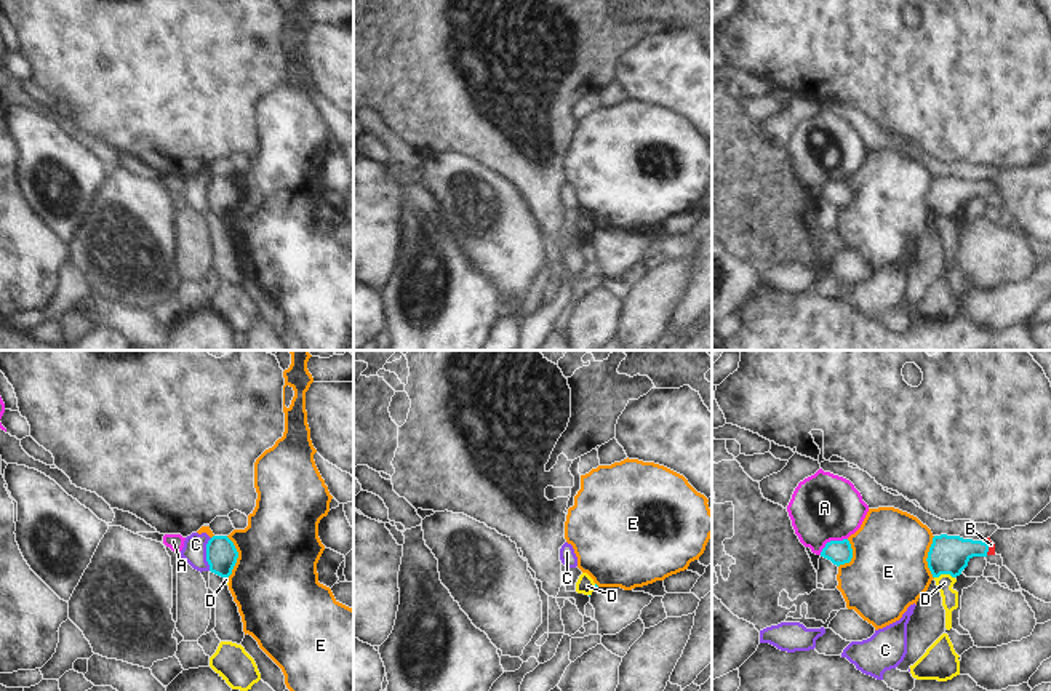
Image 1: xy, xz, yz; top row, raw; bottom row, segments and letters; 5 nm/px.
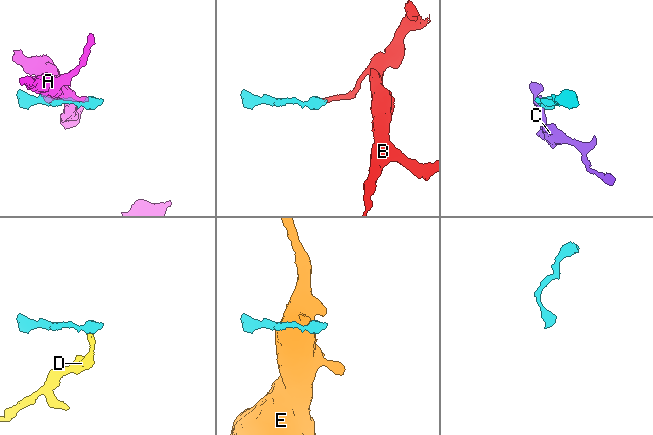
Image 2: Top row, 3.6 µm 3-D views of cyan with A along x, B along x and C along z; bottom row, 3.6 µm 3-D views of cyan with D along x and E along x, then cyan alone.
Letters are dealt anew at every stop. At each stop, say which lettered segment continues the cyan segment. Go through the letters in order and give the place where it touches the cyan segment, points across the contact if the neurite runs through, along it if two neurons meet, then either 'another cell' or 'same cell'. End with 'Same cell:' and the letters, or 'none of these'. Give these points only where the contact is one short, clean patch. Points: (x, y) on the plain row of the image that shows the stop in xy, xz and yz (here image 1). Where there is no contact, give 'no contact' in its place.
A: yz (831, 183) | another cell
B: yz (987, 187) | across yz (947, 195), (987, 187), (991, 186) | same cell
C: xy (207, 195) | along xy (211, 179), (207, 186), (208, 211) | another cell
D: yz (944, 215) | along yz (954, 218), (939, 216), (935, 219) | another cell
E: yz (928, 199) | another cell
Same cell: B

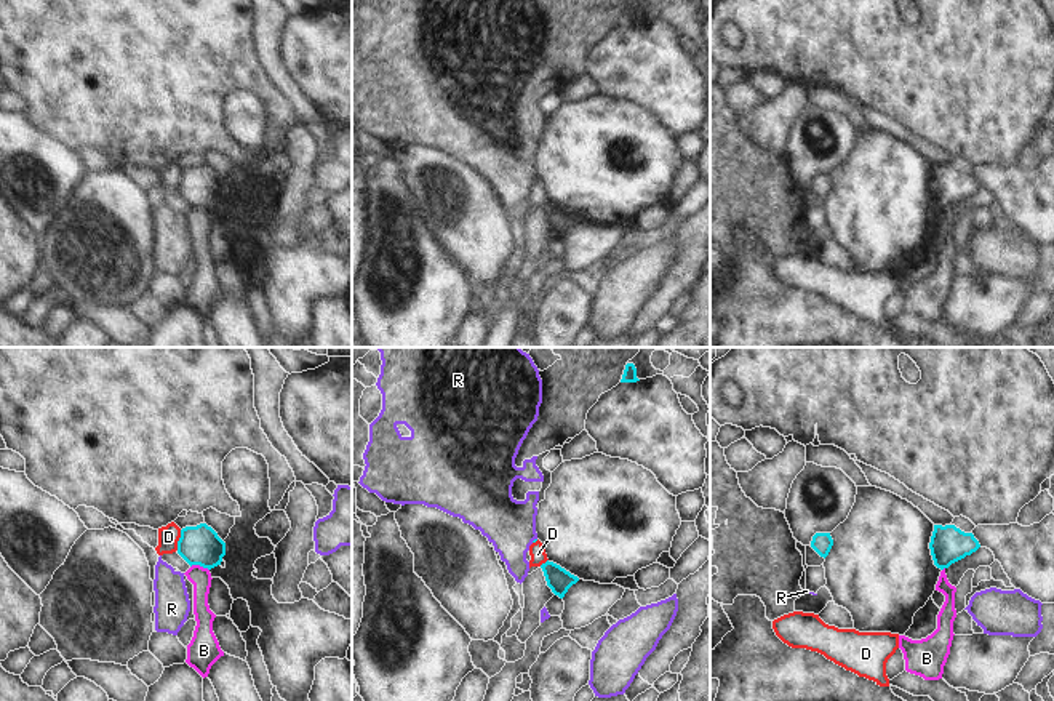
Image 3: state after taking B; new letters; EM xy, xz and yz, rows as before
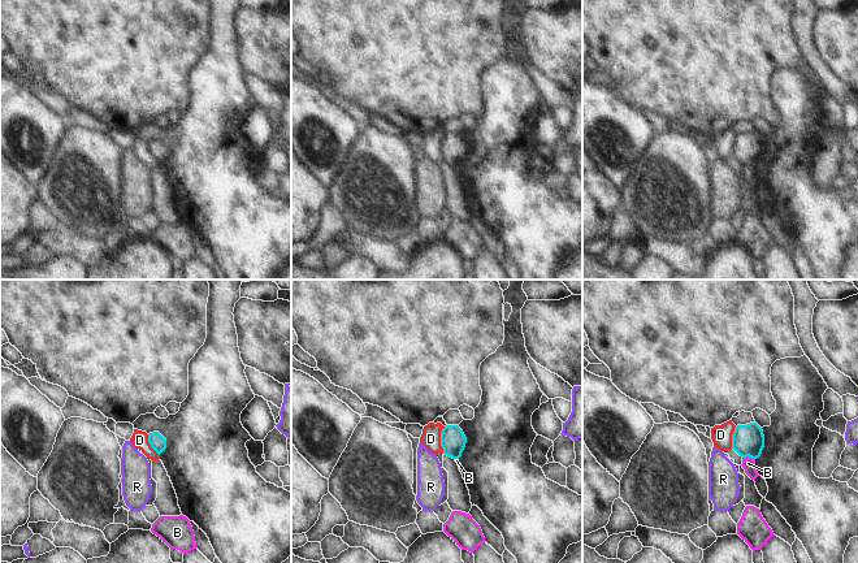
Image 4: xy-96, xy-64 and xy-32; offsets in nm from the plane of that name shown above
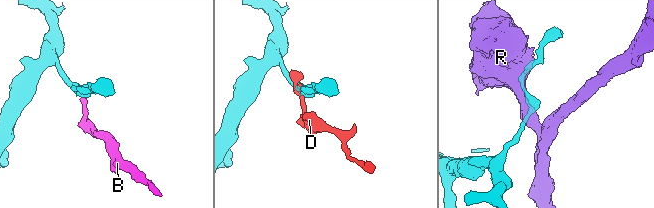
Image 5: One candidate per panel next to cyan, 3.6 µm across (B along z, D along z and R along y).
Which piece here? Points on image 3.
B: xy (200, 207) | along xy (191, 207), (200, 207), (208, 212) | another cell
D: xy (179, 181) | along xy (181, 172), (176, 191) | another cell
R: xz (534, 181) | along xz (536, 180), (531, 183) | another cell
Same cell: none of these

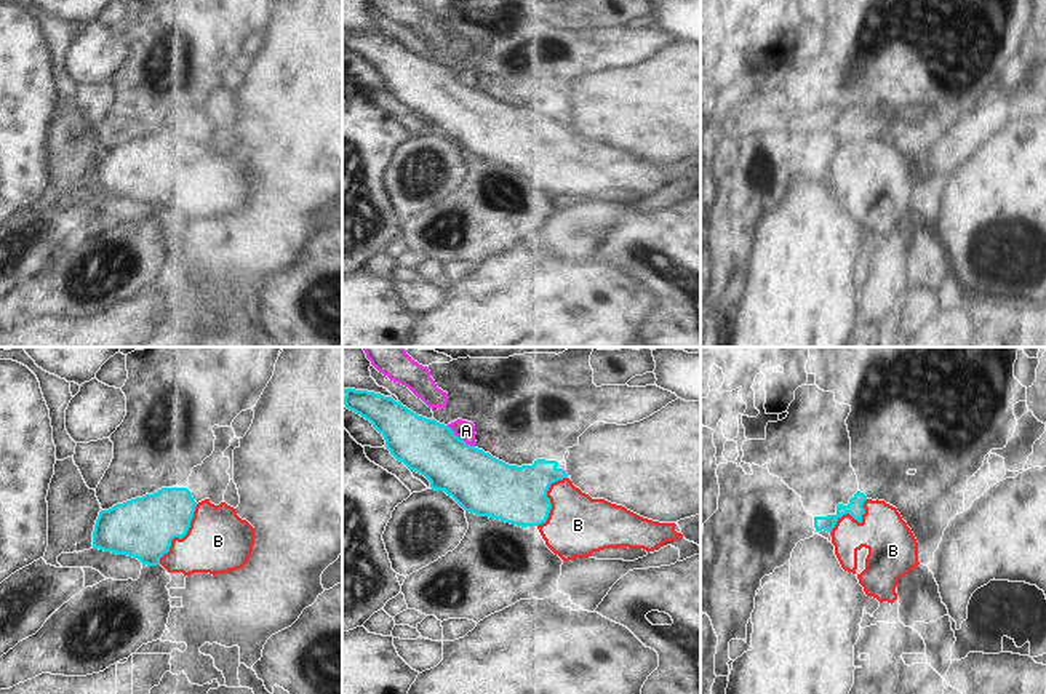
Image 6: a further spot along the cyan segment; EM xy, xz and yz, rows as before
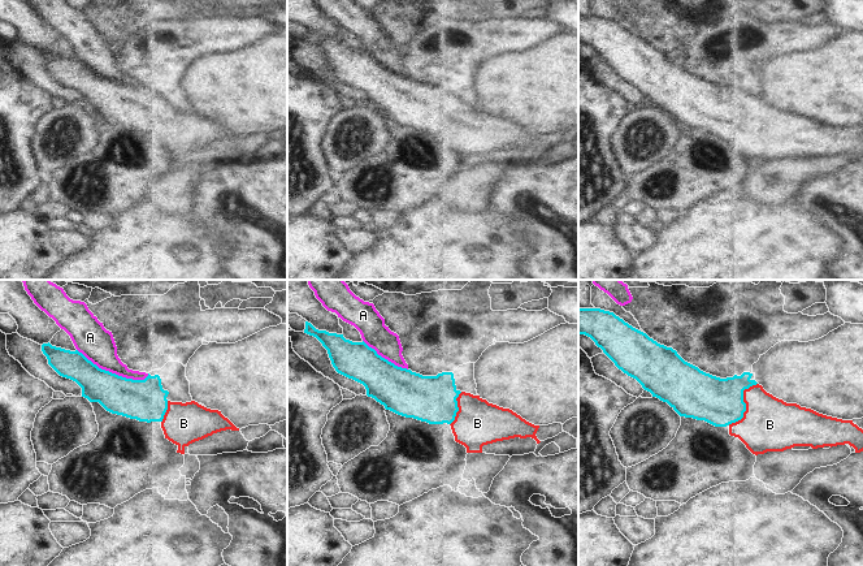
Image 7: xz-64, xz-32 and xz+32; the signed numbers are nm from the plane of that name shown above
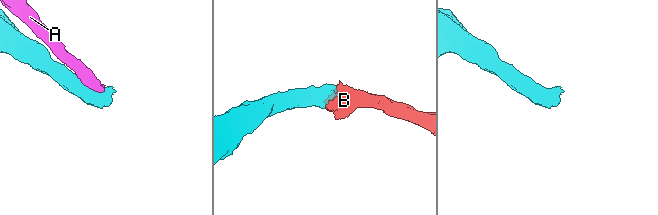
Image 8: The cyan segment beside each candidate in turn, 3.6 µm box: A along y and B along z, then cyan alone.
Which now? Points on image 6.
A: xz (459, 80) | another cell
B: xy (181, 179) | across xy (143, 170), (170, 170), (181, 179), (210, 179), (218, 183) | same cell
Same cell: B

